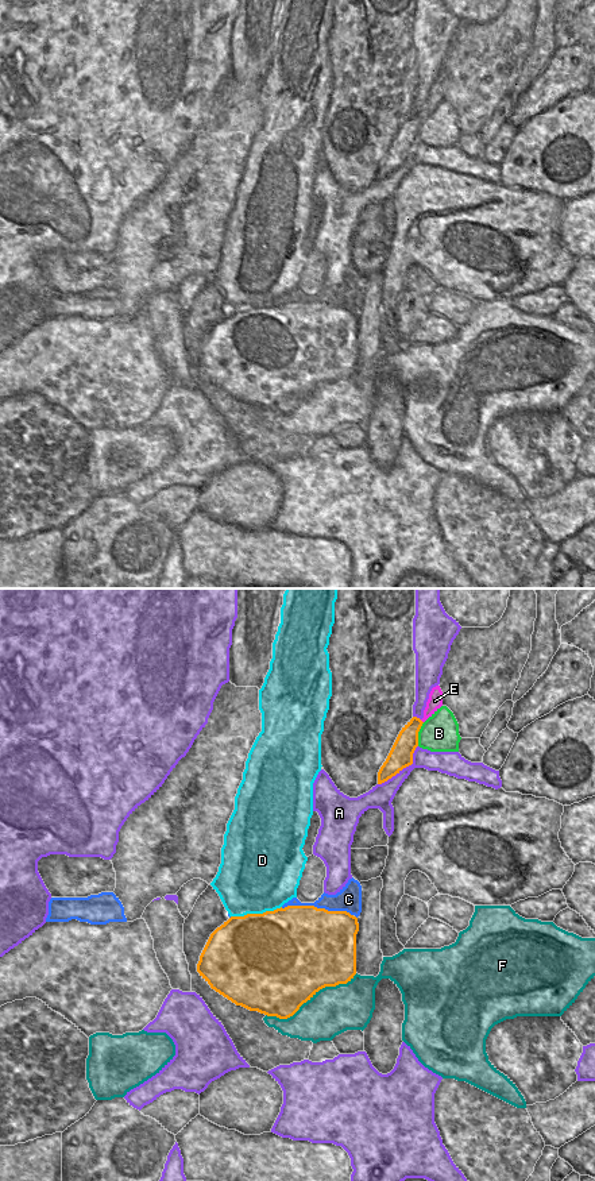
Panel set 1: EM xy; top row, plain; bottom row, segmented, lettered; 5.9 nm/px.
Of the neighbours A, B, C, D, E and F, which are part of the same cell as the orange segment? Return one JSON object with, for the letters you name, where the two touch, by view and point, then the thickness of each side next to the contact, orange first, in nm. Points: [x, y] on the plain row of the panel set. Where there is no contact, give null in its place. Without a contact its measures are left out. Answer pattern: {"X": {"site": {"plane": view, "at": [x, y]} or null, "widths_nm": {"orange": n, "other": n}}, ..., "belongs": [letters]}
{"E": {"site": {"plane": "xy", "at": [421, 116]}, "widths_nm": {"orange": 140, "other": 90}}, "belongs": ["E"]}

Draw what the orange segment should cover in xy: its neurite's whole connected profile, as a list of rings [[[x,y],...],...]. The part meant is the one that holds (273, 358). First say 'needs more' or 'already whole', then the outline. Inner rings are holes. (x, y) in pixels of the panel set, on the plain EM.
already whole | [[[287,301],[231,312],[210,329],[197,367],[212,385],[236,401],[287,414],[320,385],[353,374],[358,327],[358,313],[349,308],[314,301]]]

